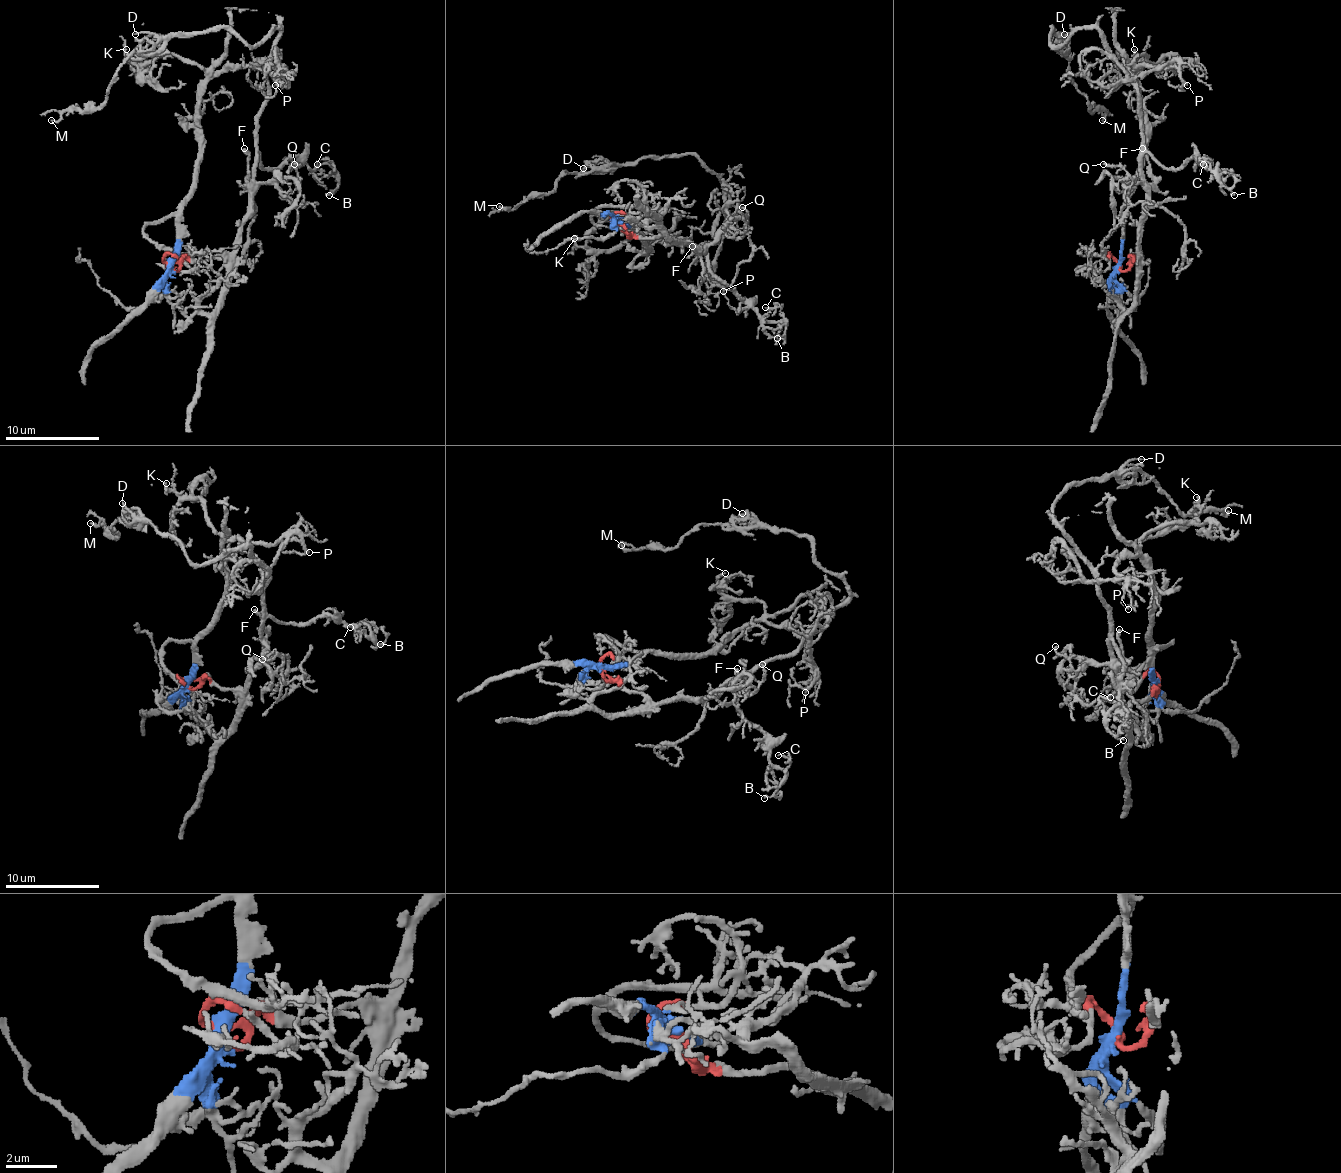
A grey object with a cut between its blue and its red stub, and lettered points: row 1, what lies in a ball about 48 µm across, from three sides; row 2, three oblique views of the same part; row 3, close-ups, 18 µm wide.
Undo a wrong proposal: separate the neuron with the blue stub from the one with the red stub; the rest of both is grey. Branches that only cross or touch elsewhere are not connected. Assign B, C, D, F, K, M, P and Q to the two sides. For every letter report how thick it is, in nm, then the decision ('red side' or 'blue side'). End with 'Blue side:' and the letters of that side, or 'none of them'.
B: 120 nm | red side
C: 130 nm | red side
D: 110 nm | red side
F: 220 nm | red side
K: 200 nm | blue side
M: 240 nm | red side
P: 180 nm | blue side
Q: 160 nm | red side
Blue side: K, P

